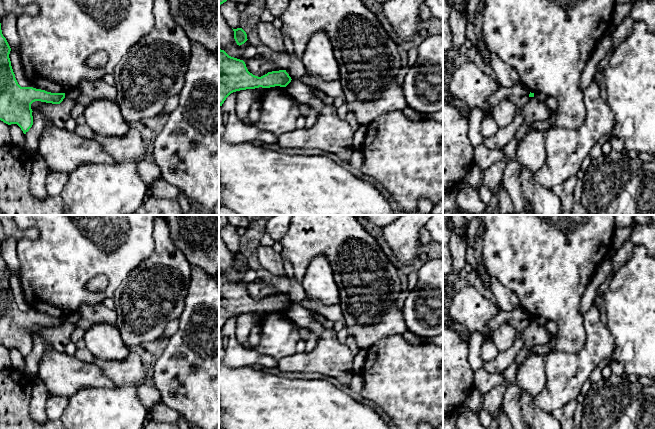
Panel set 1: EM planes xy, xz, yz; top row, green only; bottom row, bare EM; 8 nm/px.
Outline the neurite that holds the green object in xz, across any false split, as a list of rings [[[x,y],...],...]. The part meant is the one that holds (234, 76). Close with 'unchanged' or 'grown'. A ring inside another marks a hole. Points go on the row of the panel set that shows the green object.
[[[219,49],[219,106],[222,106],[233,92],[259,87],[286,87],[291,80],[286,70],[268,72],[261,77],[255,76],[248,71],[243,60],[231,57]]]; unchanged

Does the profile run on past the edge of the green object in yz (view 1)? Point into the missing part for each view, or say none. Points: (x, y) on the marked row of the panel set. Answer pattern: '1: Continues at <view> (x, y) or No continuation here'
1: No continuation here

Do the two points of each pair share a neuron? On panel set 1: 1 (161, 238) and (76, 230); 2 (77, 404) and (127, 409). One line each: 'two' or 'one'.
1: two
2: one

